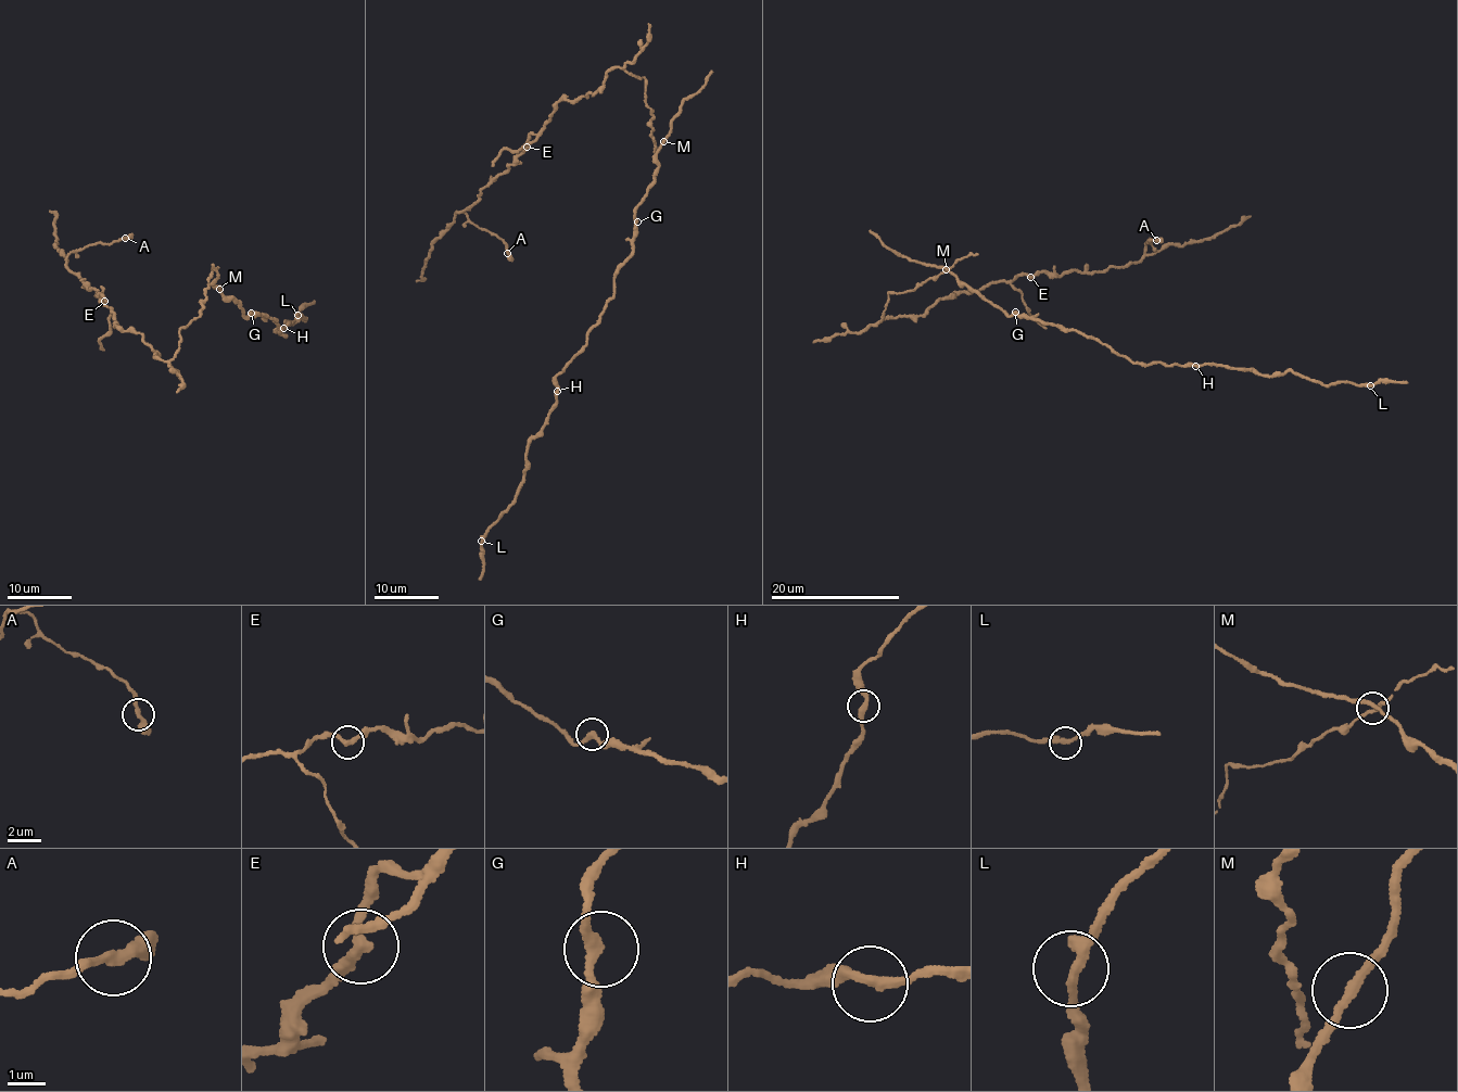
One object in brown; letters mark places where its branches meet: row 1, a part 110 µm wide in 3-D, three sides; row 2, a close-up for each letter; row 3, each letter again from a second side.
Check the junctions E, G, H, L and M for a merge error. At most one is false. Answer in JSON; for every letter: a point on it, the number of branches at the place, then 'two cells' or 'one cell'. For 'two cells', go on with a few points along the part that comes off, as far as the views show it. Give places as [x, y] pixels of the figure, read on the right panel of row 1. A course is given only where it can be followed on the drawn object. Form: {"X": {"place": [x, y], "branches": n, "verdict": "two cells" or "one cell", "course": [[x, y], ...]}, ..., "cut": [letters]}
{"E": {"place": [1030, 277], "branches": 2, "verdict": "one cell"}, "G": {"place": [1015, 312], "branches": 2, "verdict": "one cell"}, "H": {"place": [1195, 366], "branches": 2, "verdict": "one cell"}, "L": {"place": [1370, 385], "branches": 2, "verdict": "one cell"}, "M": {"place": [946, 269], "branches": 2, "verdict": "one cell"}, "cut": []}

